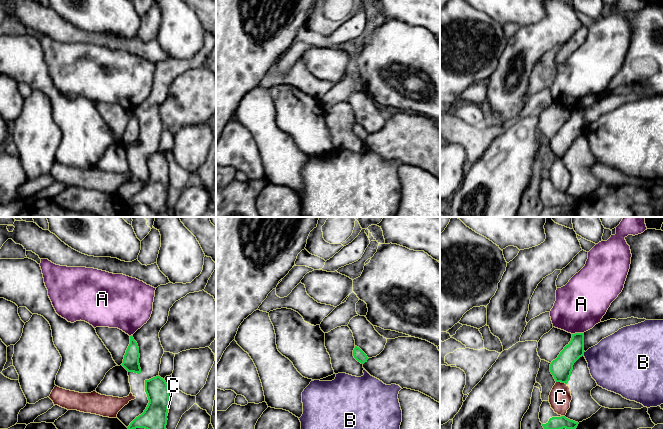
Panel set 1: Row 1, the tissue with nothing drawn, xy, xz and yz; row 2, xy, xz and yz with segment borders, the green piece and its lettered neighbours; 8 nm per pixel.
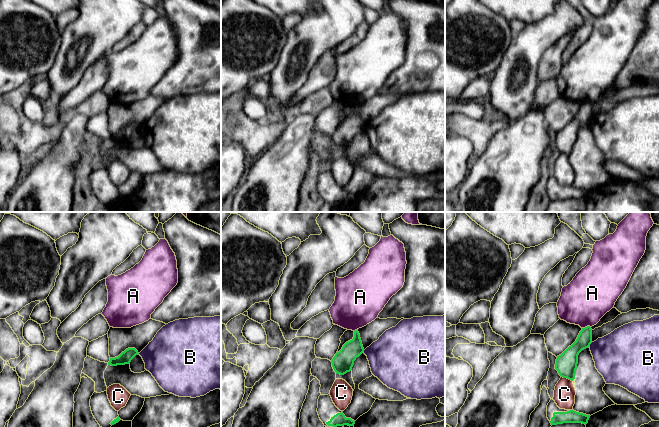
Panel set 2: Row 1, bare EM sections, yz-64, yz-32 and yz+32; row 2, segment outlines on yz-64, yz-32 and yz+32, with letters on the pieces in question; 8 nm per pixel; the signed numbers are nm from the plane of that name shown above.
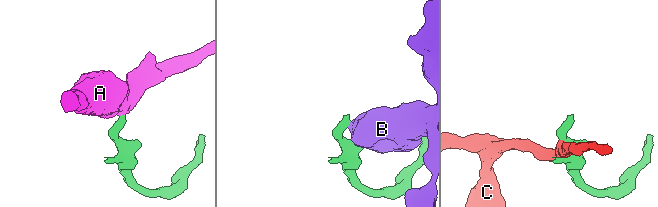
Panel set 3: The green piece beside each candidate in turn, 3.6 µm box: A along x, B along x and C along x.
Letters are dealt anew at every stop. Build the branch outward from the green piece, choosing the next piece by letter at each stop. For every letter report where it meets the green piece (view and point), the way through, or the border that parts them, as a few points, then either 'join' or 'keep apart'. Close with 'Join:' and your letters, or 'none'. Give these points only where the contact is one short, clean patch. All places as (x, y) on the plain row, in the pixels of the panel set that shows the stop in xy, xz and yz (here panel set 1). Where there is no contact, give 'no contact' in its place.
A: contact yz (577, 109); border yz (583, 108), (572, 110); keep apart
B: contact yz (583, 129); keep apart
C: contact yz (561, 158); border yz (556, 157), (566, 160); keep apart
Join: none

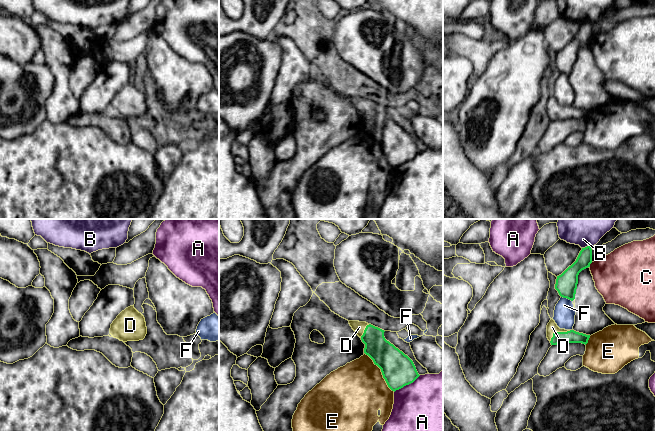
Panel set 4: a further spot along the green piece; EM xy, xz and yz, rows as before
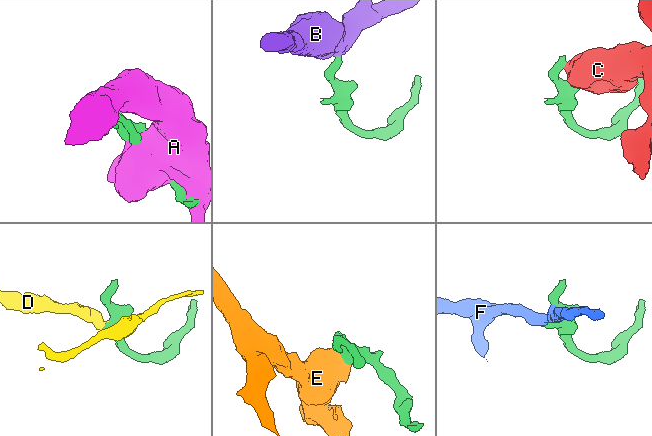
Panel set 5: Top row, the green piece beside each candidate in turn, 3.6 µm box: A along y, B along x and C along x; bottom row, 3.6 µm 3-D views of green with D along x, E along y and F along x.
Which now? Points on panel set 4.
A: contact xz (407, 160); keep apart
B: contact yz (587, 22); border yz (590, 22), (582, 24); keep apart
C: contact yz (589, 41); keep apart
D: contact yz (557, 108); way yz (571, 112), (561, 112), (557, 108), (552, 103); join
E: contact xz (382, 149); border xz (365, 129), (380, 145), (386, 160), (394, 167); keep apart
F: contact yz (567, 74); border yz (561, 72), (572, 77); keep apart
Join: D

